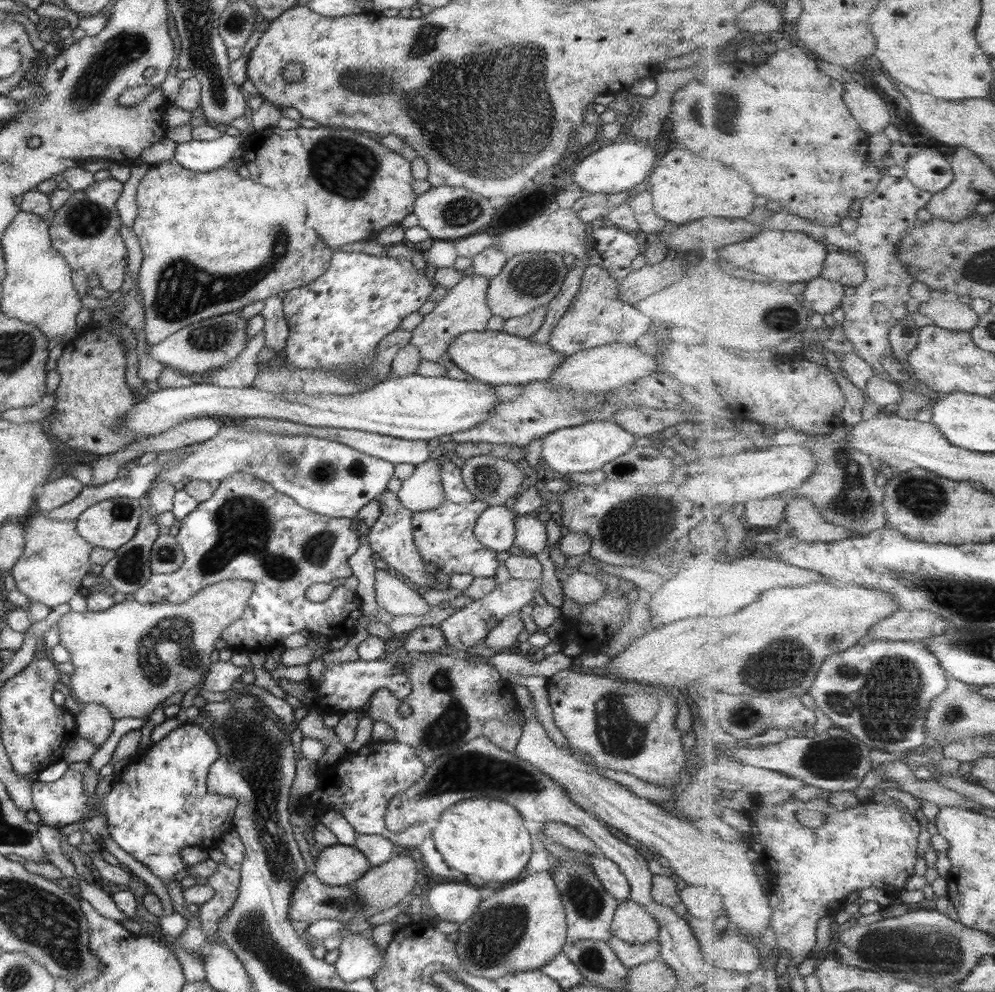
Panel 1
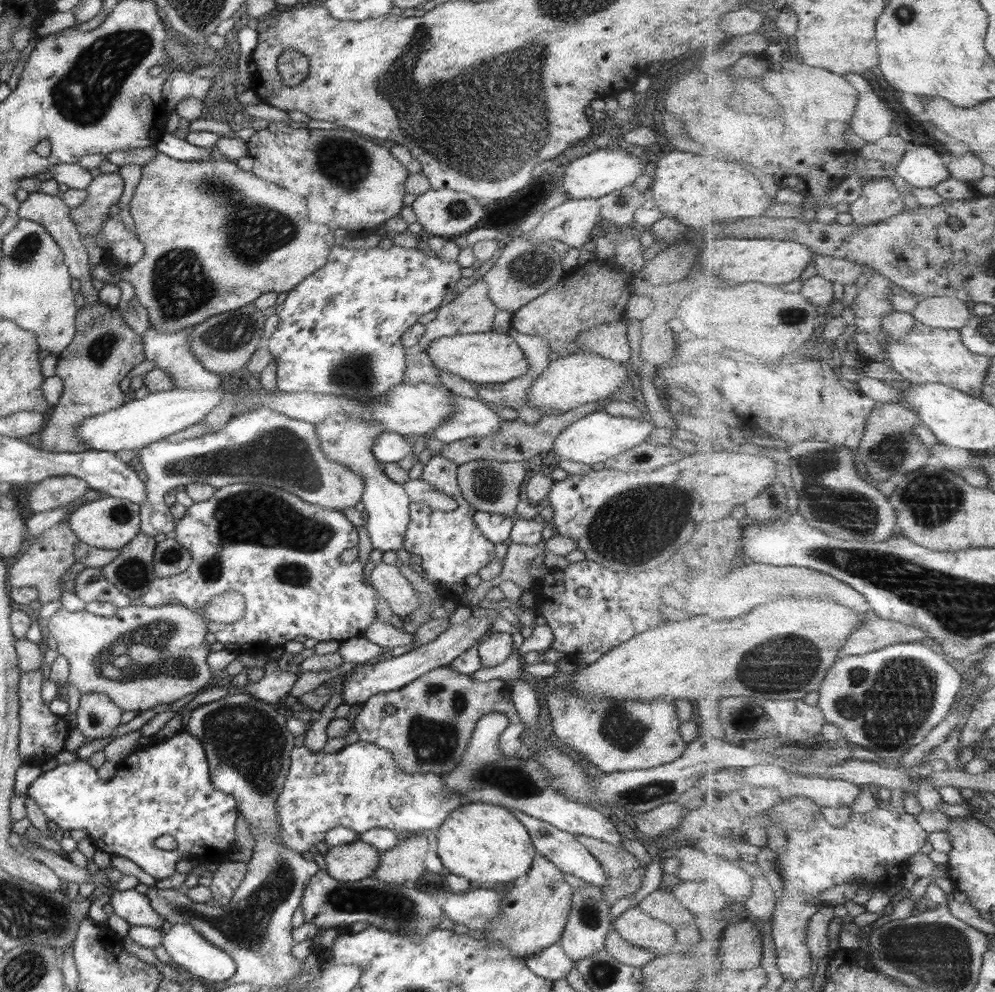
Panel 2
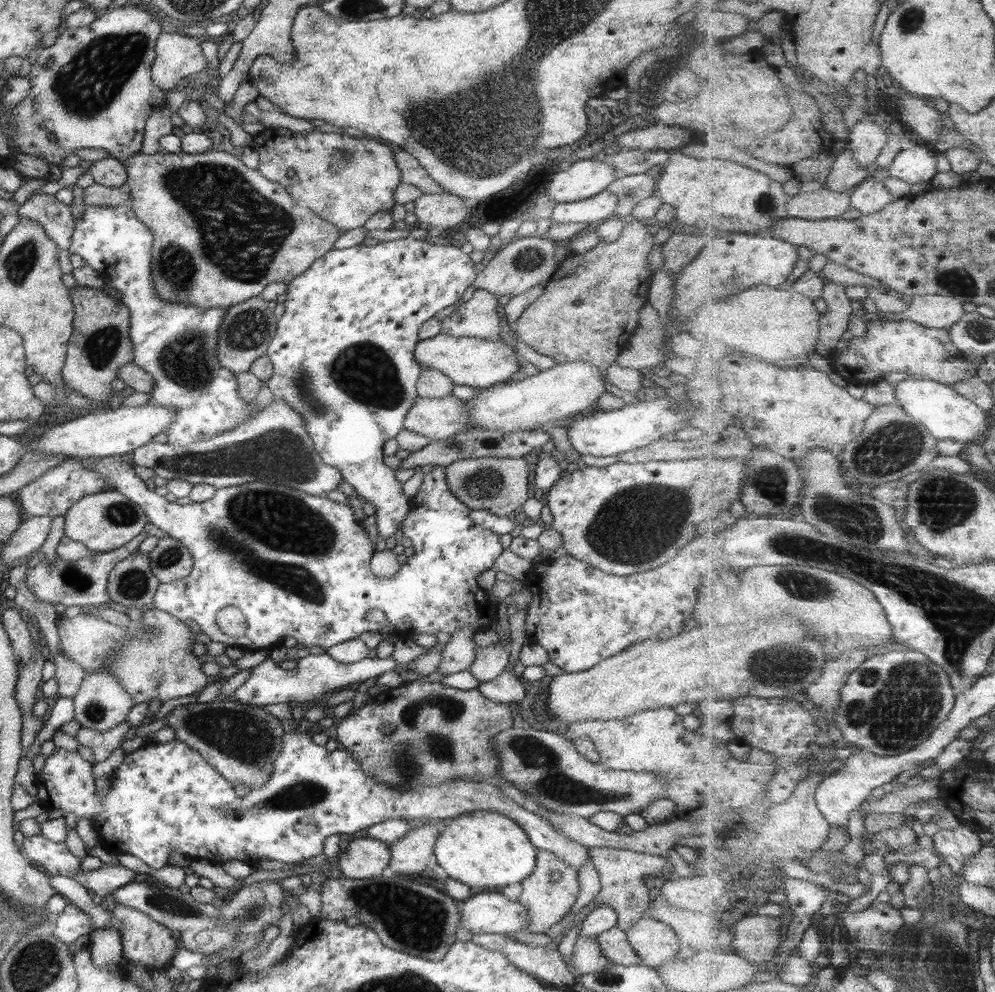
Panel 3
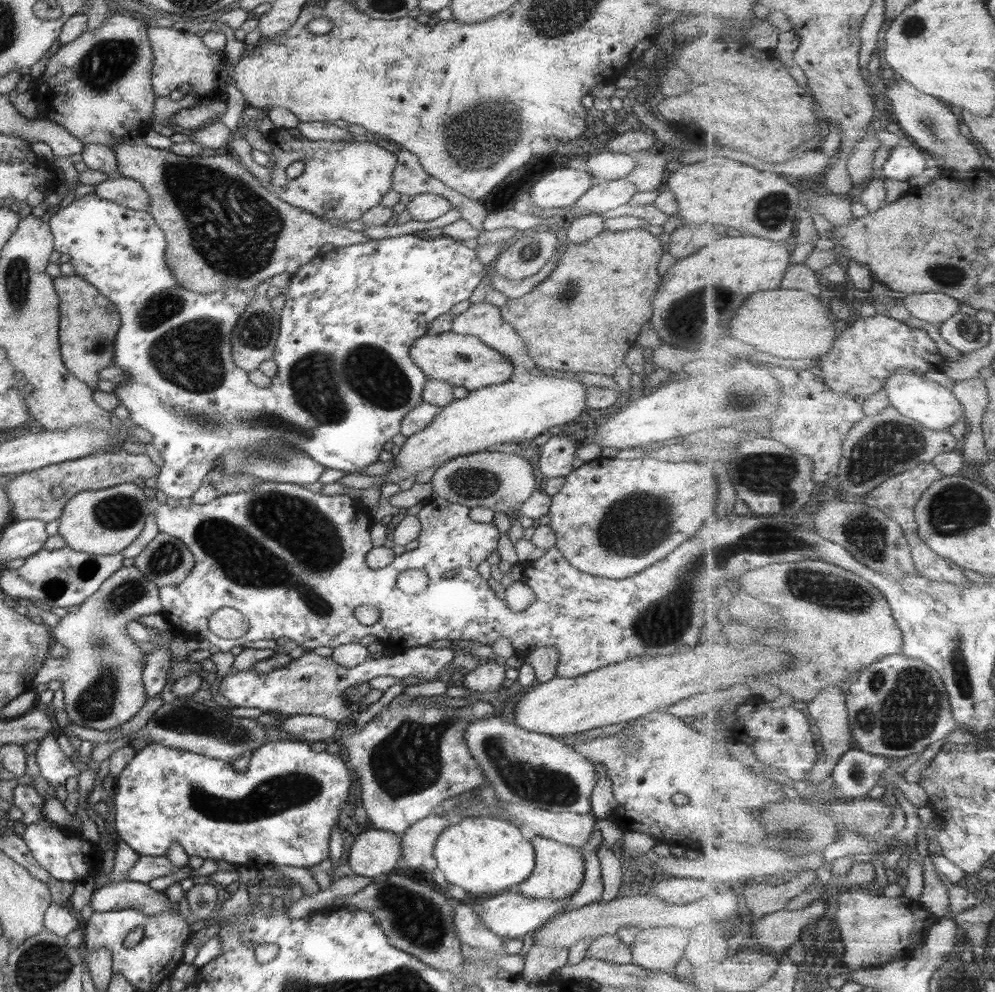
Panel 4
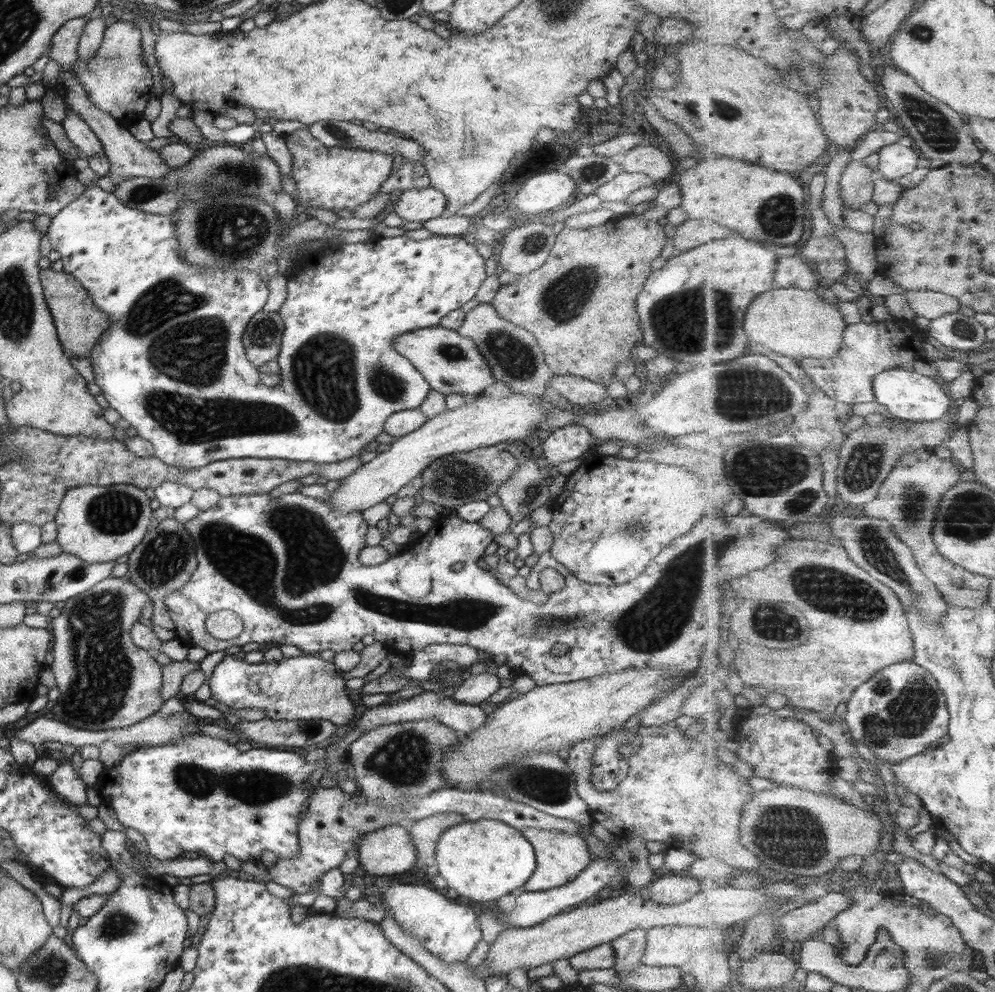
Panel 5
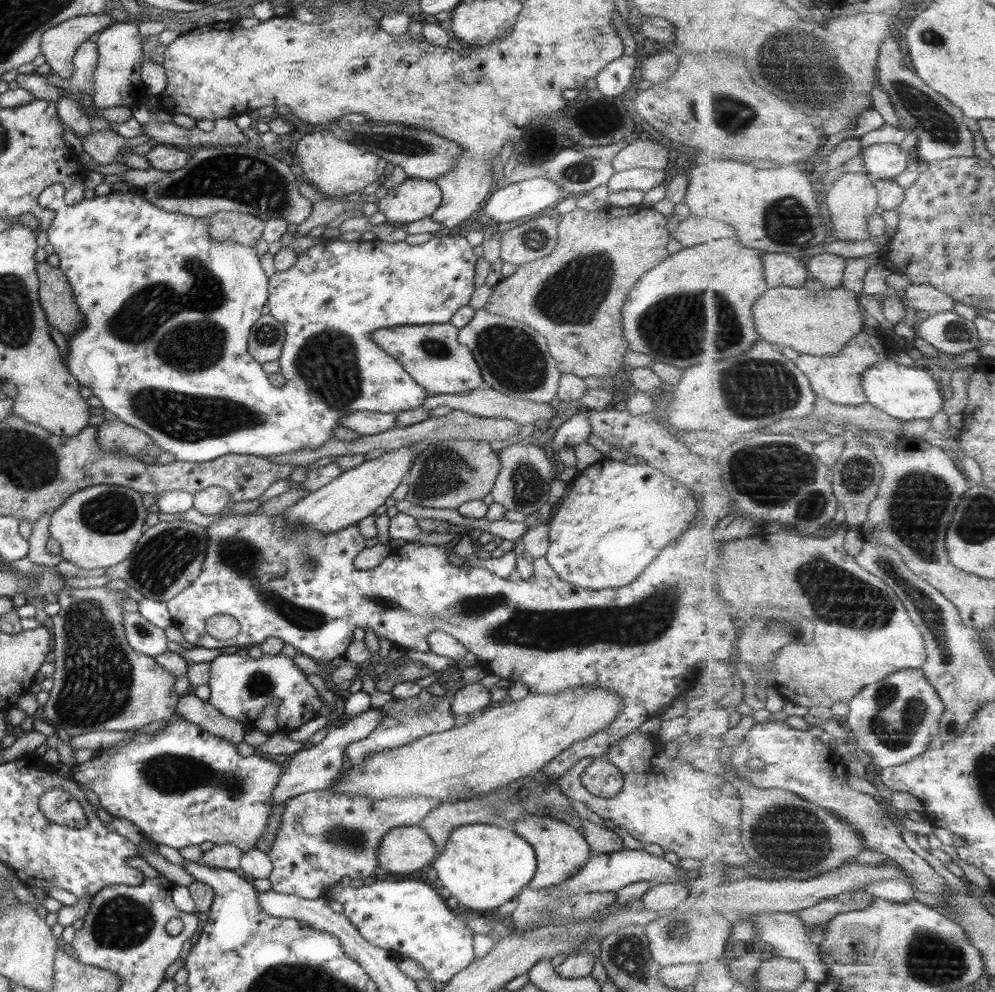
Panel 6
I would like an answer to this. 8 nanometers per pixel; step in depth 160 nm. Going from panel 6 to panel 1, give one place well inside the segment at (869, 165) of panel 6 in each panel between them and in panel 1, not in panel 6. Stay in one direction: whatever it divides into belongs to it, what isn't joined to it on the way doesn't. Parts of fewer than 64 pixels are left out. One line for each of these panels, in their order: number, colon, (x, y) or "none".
1: (930, 170)
2: (924, 168)
3: (919, 164)
4: (905, 162)
5: (896, 160)

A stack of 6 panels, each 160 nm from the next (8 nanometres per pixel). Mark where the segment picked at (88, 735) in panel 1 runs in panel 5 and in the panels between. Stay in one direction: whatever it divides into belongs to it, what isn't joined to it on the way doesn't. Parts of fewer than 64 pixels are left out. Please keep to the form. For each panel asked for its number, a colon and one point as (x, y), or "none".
2: (97, 716)
3: (100, 704)
4: (100, 675)
5: (104, 681)

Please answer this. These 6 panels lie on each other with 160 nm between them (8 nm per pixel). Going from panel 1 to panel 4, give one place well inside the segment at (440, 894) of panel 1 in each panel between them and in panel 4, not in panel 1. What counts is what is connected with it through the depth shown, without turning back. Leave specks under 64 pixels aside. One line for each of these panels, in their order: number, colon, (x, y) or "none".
2: (474, 909)
3: (490, 913)
4: (511, 915)

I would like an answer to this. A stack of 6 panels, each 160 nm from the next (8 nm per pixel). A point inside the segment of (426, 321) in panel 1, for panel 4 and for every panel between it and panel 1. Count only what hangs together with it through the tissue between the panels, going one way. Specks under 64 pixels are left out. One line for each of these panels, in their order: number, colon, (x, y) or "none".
2: (472, 311)
3: (476, 317)
4: (483, 321)

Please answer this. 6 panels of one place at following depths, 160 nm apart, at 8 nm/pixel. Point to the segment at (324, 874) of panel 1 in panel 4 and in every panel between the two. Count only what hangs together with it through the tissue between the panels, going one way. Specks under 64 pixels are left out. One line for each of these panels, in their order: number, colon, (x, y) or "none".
2: (351, 862)
3: (363, 858)
4: (373, 852)

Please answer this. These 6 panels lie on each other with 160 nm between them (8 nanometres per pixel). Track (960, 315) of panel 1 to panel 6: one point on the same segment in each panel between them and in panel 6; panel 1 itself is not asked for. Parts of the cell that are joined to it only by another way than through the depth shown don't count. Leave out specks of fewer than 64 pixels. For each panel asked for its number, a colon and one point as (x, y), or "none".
2: (942, 312)
3: (938, 311)
4: (935, 308)
5: (930, 304)
6: (924, 297)

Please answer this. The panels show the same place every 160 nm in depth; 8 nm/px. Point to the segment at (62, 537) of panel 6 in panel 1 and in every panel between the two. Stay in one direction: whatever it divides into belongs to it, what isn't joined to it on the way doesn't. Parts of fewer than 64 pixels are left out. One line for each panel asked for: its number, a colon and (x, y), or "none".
1: (109, 524)
2: (108, 523)
3: (105, 521)
4: (102, 522)
5: (97, 524)

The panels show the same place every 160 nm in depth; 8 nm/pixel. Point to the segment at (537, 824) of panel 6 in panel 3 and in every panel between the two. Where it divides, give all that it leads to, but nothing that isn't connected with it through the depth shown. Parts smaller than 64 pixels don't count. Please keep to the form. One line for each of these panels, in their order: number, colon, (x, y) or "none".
3: (548, 892)
4: (558, 870)
5: (559, 857)

